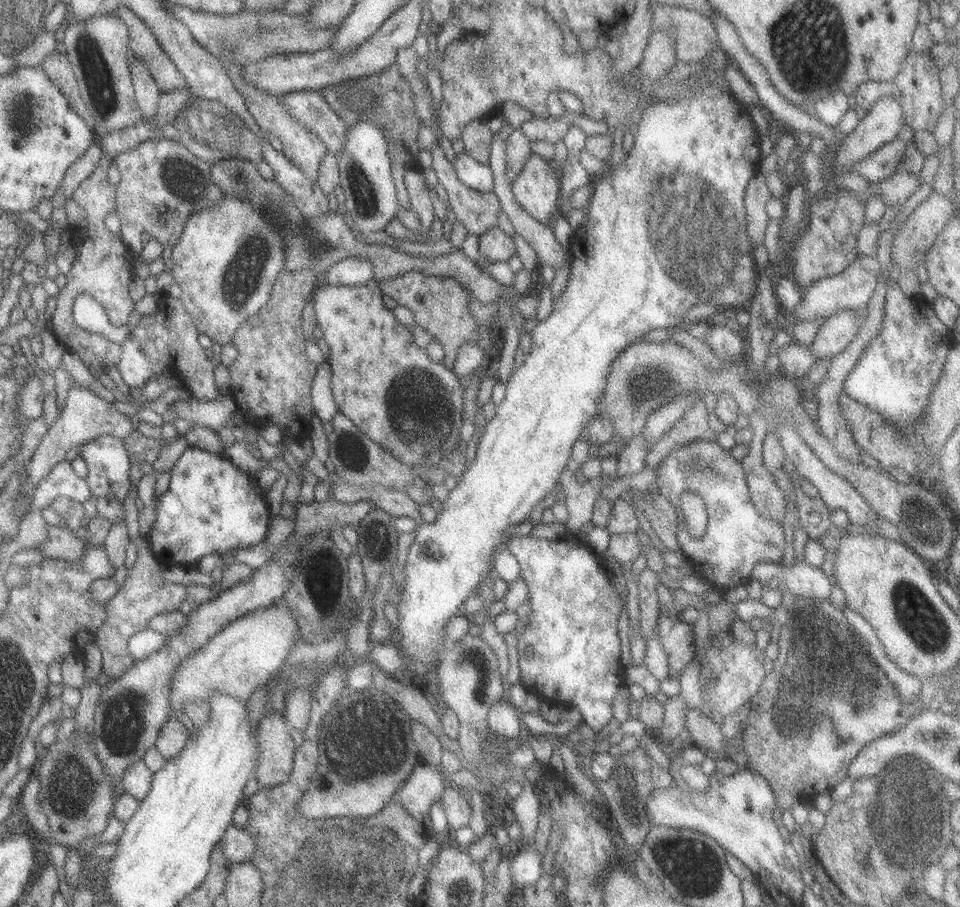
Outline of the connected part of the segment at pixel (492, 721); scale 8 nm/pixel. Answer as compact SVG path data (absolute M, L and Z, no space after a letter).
M505 699L489 707L486 725L488 732L502 742L507 738L516 738L519 734L520 714Z

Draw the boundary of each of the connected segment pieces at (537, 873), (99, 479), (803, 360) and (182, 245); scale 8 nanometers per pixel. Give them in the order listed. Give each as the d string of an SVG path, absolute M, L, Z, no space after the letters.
M522 848L511 854L510 878L515 891L534 884L542 876L542 859L535 848Z
M111 435L95 437L82 445L78 457L87 468L85 482L90 494L124 500L130 488L130 462L121 439Z
M794 342L777 349L777 356L779 361L777 372L795 380L807 374L810 366L818 362L808 351L807 346Z
M223 196L215 207L195 212L183 225L175 246L171 249L171 276L181 289L178 301L191 318L198 334L204 334L213 343L230 342L239 325L253 316L267 302L272 284L284 265L284 246L276 228L267 226L262 211L251 209L246 198Z

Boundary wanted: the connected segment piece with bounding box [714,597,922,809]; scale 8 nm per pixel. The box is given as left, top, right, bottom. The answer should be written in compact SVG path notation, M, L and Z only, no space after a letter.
M795 597L789 614L788 620L780 624L776 642L778 654L772 662L772 672L764 674L758 691L749 700L738 758L714 757L714 770L725 776L735 774L741 768L761 775L774 791L774 802L782 809L789 809L793 803L807 802L818 794L829 792L846 777L849 761L863 744L901 728L909 717L921 710L922 701L919 698L905 703L899 699L884 672L869 660L867 647L846 621L842 608L826 600L815 602L810 598Z

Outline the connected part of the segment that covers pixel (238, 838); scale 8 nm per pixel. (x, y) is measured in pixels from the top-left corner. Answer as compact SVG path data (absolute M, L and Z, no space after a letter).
M231 825L225 829L217 845L223 856L232 863L248 862L248 858L252 856L256 847L254 840L244 828Z

